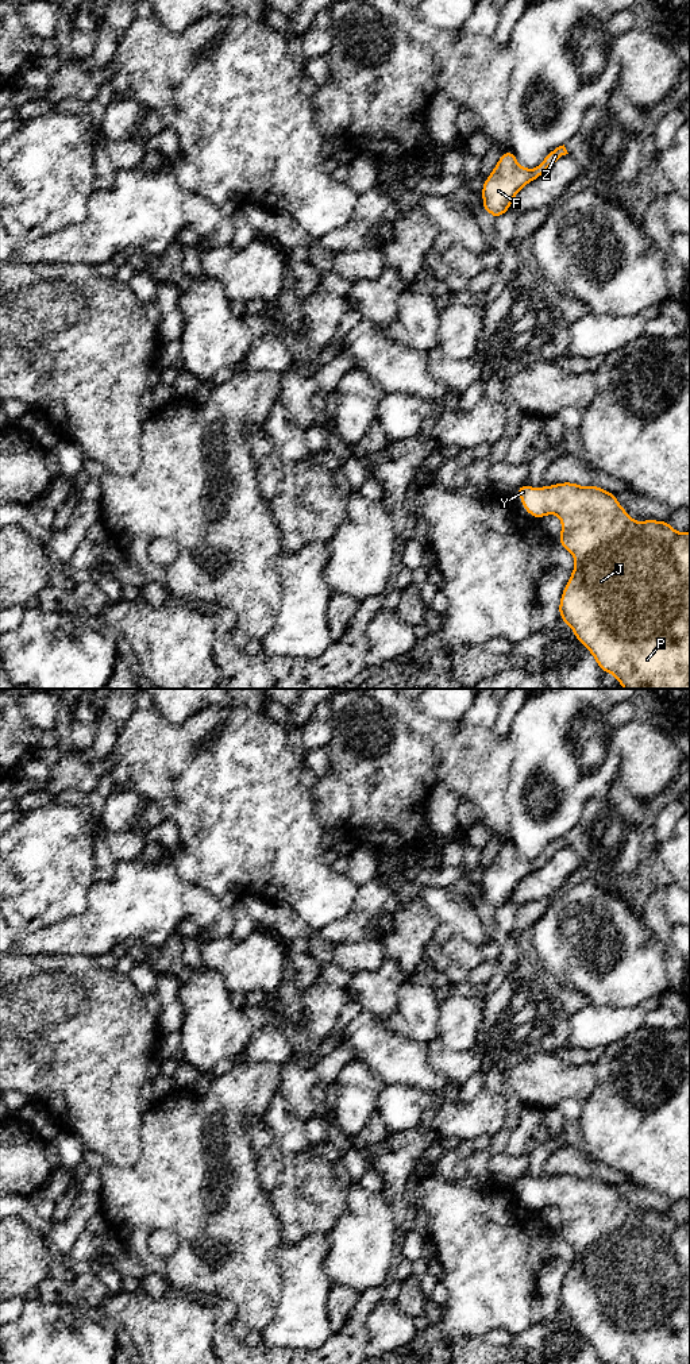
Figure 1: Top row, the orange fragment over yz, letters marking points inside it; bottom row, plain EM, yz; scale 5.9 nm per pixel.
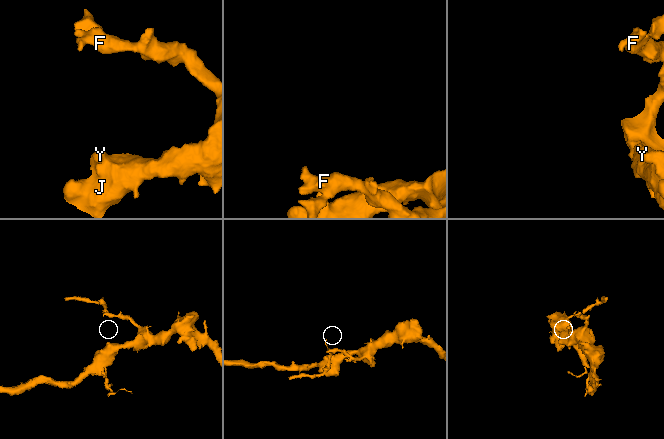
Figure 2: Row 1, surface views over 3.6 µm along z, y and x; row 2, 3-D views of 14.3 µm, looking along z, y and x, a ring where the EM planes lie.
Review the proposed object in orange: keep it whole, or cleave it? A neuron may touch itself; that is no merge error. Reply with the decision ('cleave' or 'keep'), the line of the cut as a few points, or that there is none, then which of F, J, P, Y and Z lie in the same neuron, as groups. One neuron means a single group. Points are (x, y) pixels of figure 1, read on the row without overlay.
keep; cut none; groups F J P Y Z

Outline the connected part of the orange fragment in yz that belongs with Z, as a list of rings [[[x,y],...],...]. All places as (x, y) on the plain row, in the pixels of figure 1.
[[[564,836],[550,843],[536,860],[521,859],[512,841],[505,843],[482,876],[482,899],[494,910],[506,905],[514,887],[543,867],[554,854],[568,845]]]

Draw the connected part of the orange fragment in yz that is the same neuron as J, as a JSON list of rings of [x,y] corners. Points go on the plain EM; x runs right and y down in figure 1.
[[[574,1174],[537,1178],[524,1175],[517,1179],[516,1187],[523,1191],[525,1203],[535,1210],[546,1206],[558,1206],[562,1213],[559,1226],[560,1237],[570,1242],[575,1251],[575,1260],[564,1278],[559,1294],[559,1306],[564,1315],[568,1315],[579,1334],[594,1348],[597,1356],[605,1364],[690,1364],[690,1224],[676,1224],[668,1213],[644,1211],[636,1214],[620,1197],[617,1188],[600,1178],[579,1178]]]

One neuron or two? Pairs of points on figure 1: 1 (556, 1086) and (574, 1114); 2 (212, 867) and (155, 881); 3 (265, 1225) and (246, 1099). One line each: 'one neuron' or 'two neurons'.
1: two neurons
2: two neurons
3: one neuron

